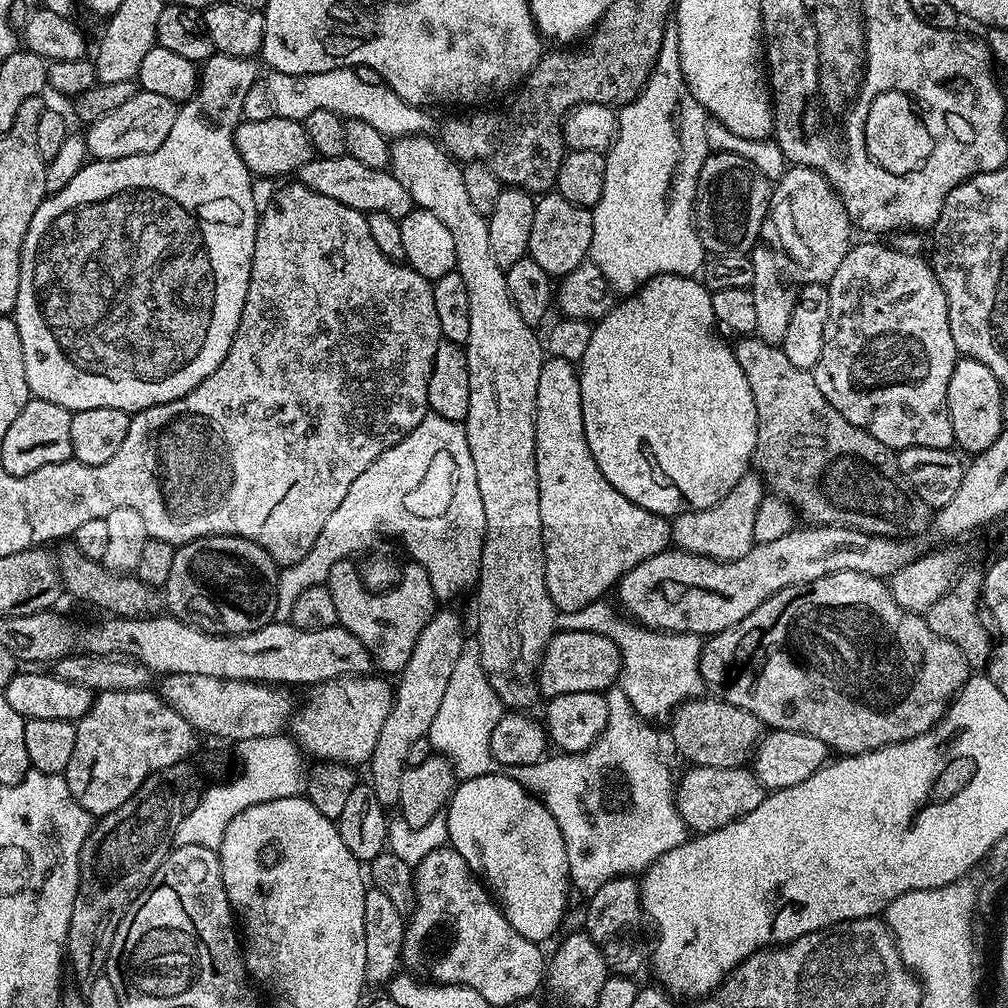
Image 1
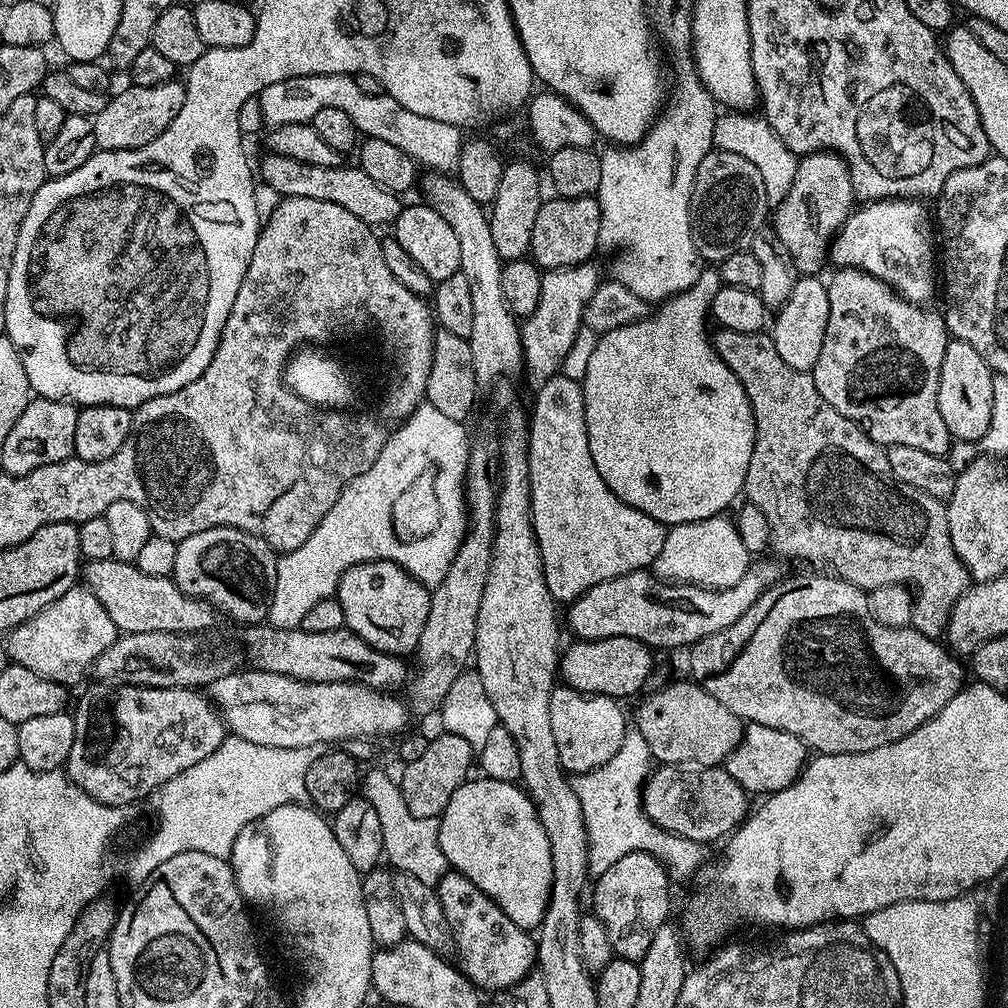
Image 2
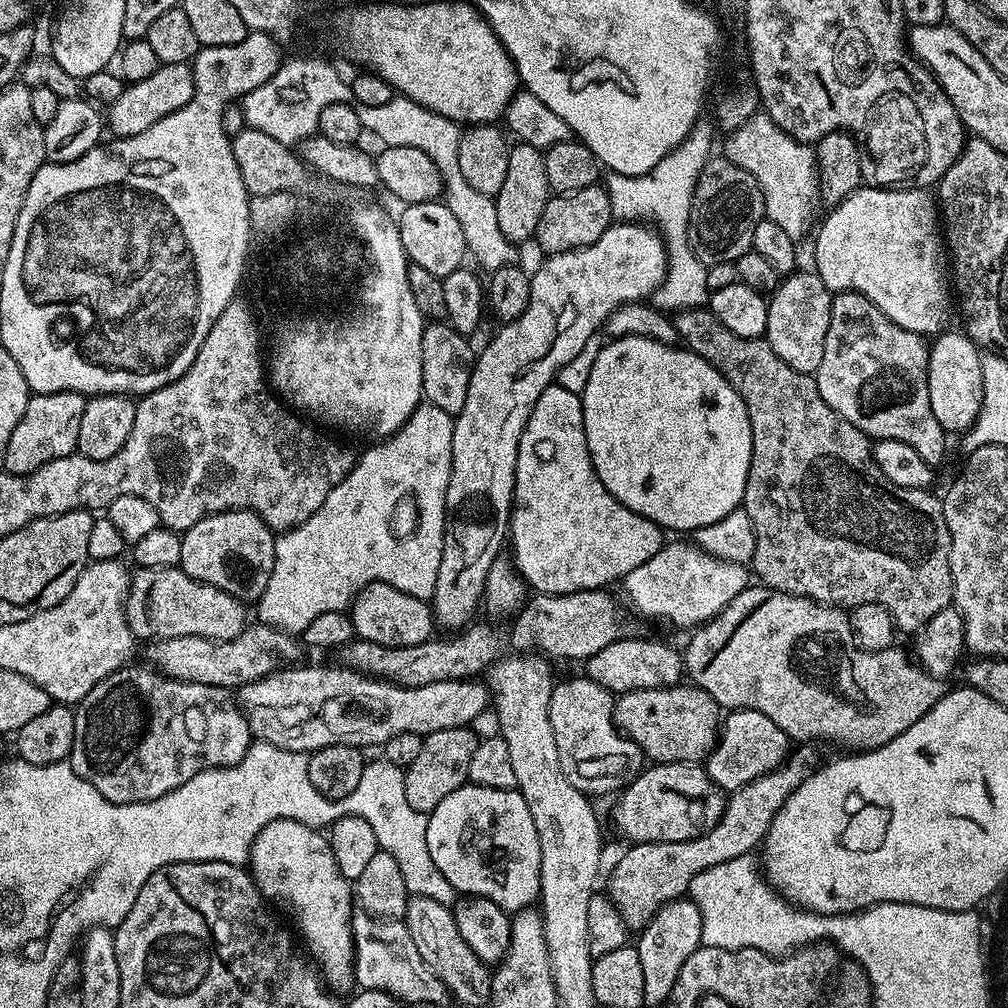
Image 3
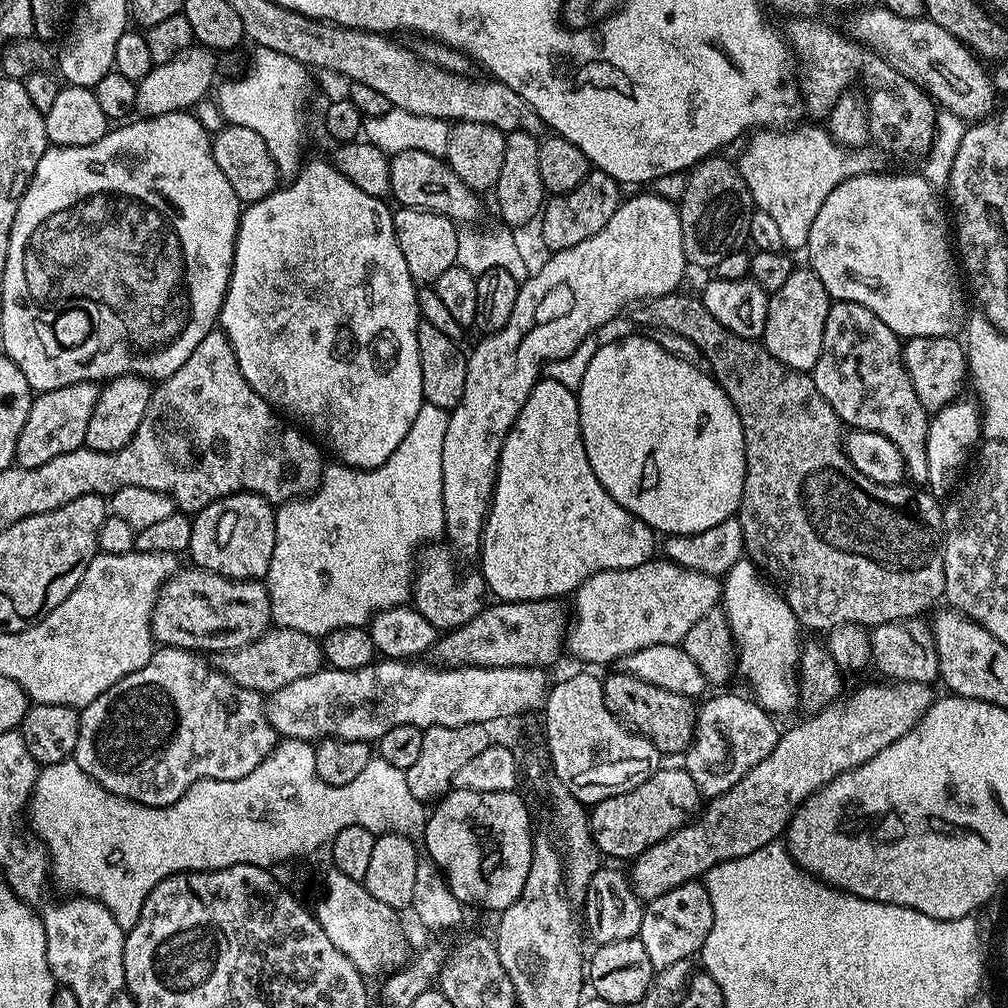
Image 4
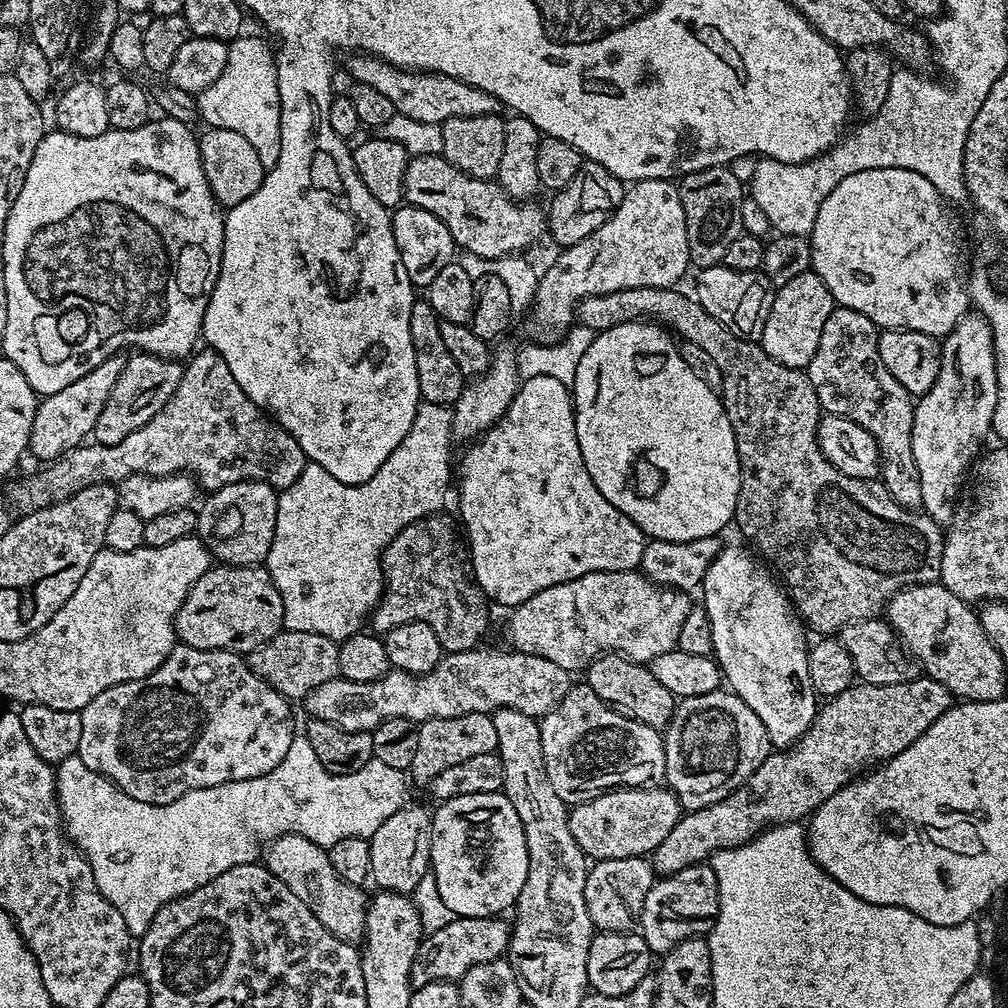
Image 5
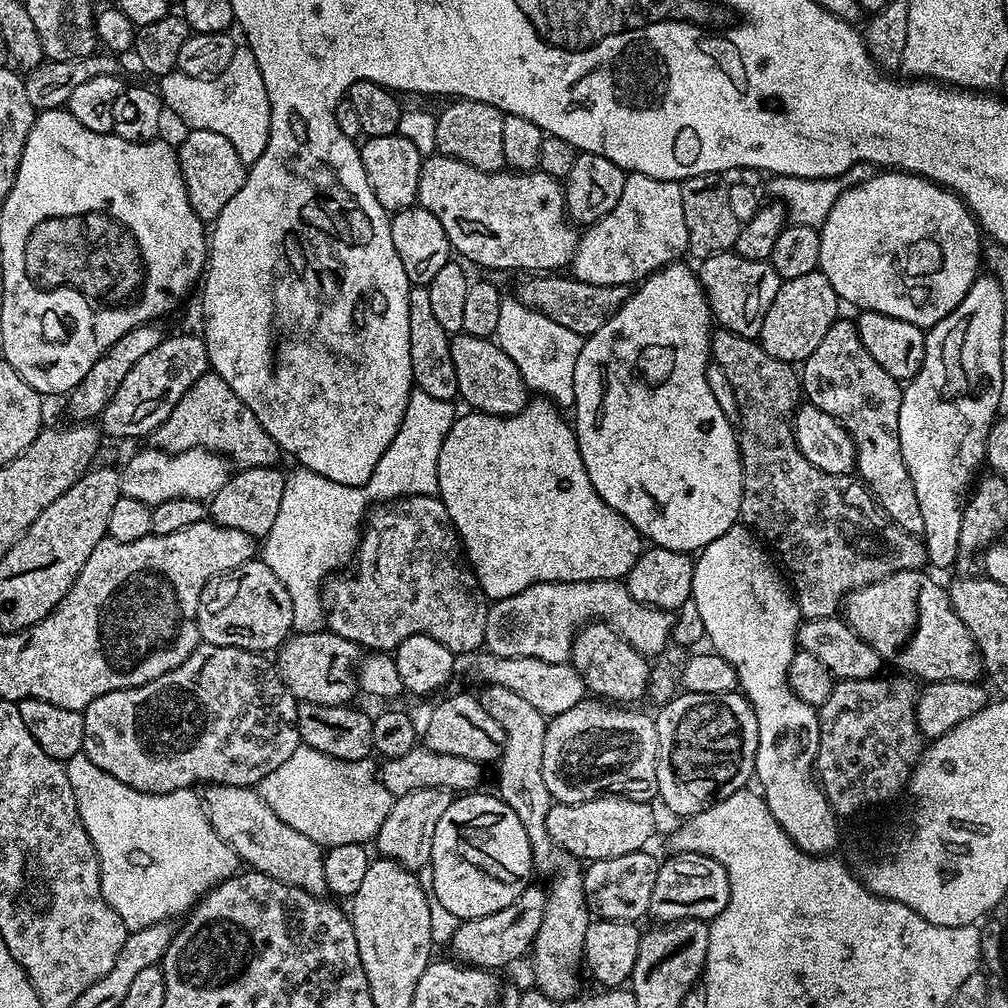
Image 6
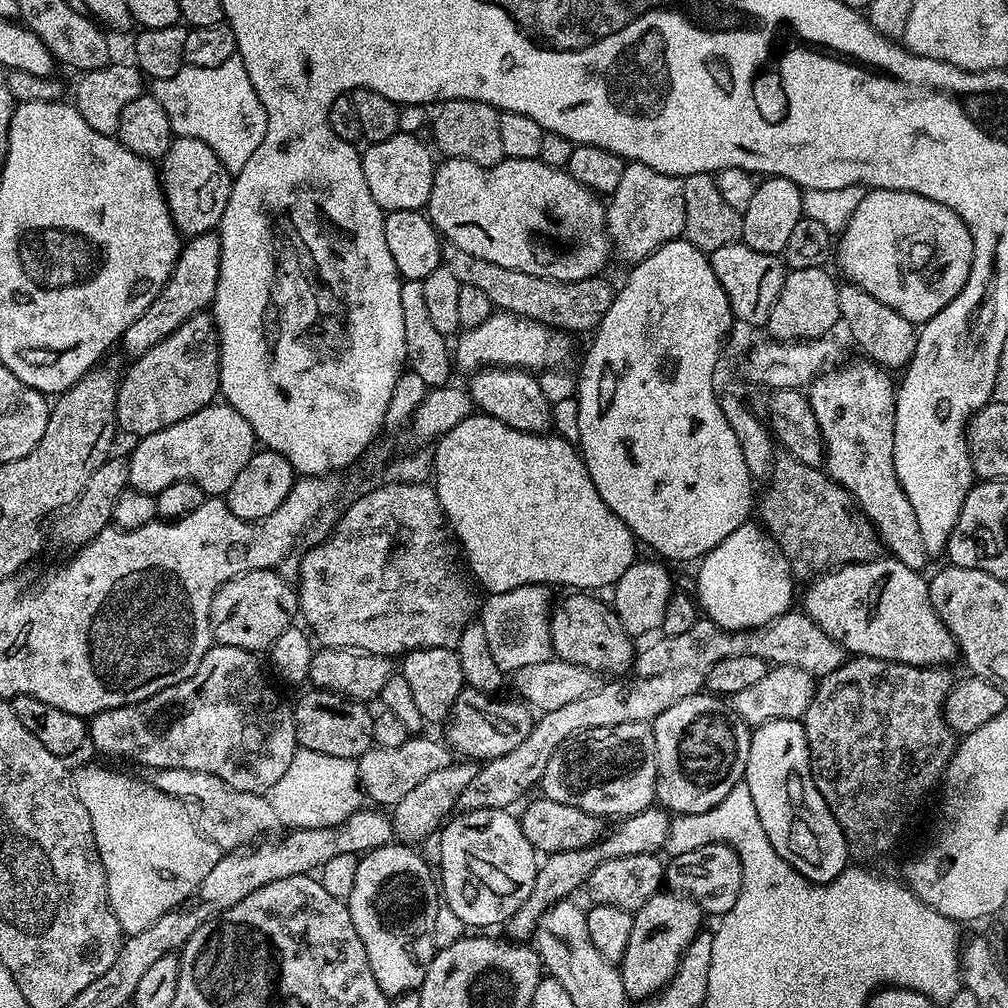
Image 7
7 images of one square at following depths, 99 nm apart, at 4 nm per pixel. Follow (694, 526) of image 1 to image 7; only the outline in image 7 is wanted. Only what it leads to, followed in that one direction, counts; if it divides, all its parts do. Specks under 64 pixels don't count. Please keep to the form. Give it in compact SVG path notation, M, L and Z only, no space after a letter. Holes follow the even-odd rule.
M527 584L514 590L493 592L488 601L478 608L478 623L486 630L486 642L490 642L490 654L505 674L514 674L522 666L538 666L538 662L553 659L550 634L549 589L543 584Z

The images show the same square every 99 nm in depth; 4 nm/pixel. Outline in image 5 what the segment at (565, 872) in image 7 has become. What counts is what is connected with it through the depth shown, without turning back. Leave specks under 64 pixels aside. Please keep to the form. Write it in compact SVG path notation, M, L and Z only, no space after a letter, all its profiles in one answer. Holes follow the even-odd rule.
M457 916L442 930L427 933L418 946L418 954L412 967L413 989L421 988L434 982L458 982L466 970L482 966L482 962L501 959L508 951L508 940L512 936L509 921L500 916Z

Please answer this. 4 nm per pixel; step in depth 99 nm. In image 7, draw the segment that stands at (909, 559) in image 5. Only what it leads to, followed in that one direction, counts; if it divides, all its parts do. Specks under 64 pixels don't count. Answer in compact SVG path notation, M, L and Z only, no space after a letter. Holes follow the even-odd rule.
M459 250L451 254L450 267L460 283L478 286L478 290L482 290L482 294L490 298L493 309L501 312L513 312L515 316L537 320L548 328L573 334L572 332L591 333L599 328L606 310L610 310L614 288L604 281L603 275L591 276L585 280L547 280L541 276L519 272L517 268L494 266L494 262L474 258ZM787 454L781 455L773 463L772 474L770 479L767 481L768 489L764 492L764 497L759 497L758 508L760 504L760 517L758 517L759 523L768 531L773 538L776 539L776 545L782 550L782 554L790 562L792 567L793 577L799 578L800 576L804 579L804 582L811 581L813 578L826 573L831 572L834 568L841 568L844 564L861 564L867 560L875 560L881 555L882 552L882 541L875 528L872 527L871 522L869 522L868 517L861 514L854 507L854 501L851 496L849 496L848 491L845 490L840 484L835 484L830 477L828 477L827 471L821 470L819 467L813 466L811 464L803 464L801 460L795 460L794 457Z

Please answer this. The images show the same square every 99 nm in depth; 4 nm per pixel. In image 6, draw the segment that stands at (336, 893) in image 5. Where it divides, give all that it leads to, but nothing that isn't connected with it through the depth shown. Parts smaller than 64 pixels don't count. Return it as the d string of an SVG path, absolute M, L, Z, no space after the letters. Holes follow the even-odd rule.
M214 784L203 789L202 803L218 838L229 844L251 871L266 874L278 882L286 882L312 896L323 897L328 892L324 869L325 849L306 838L306 834L294 830L294 826L282 822L255 787Z

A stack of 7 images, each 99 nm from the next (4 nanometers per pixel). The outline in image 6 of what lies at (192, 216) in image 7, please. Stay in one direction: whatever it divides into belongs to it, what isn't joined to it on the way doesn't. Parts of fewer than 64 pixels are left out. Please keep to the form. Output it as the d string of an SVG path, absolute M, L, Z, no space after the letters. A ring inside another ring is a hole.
M197 128L183 133L184 141L178 144L180 169L186 186L186 194L190 198L190 206L194 206L194 214L205 222L215 222L218 214L222 214L222 206L242 190L242 182L246 182L248 168L238 158L238 150L234 150L230 138L222 138L222 134L214 134L214 130L198 130Z

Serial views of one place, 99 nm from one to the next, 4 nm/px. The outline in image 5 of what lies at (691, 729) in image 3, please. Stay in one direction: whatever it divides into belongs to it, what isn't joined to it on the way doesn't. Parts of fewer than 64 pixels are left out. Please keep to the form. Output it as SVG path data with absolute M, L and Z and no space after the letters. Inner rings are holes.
M597 656L586 669L586 682L590 690L594 690L594 694L598 694L598 698L602 698L602 702L610 705L615 712L657 730L667 728L678 703L677 697L672 696L670 690L666 690L666 686L654 678L648 664L627 660L625 656Z

